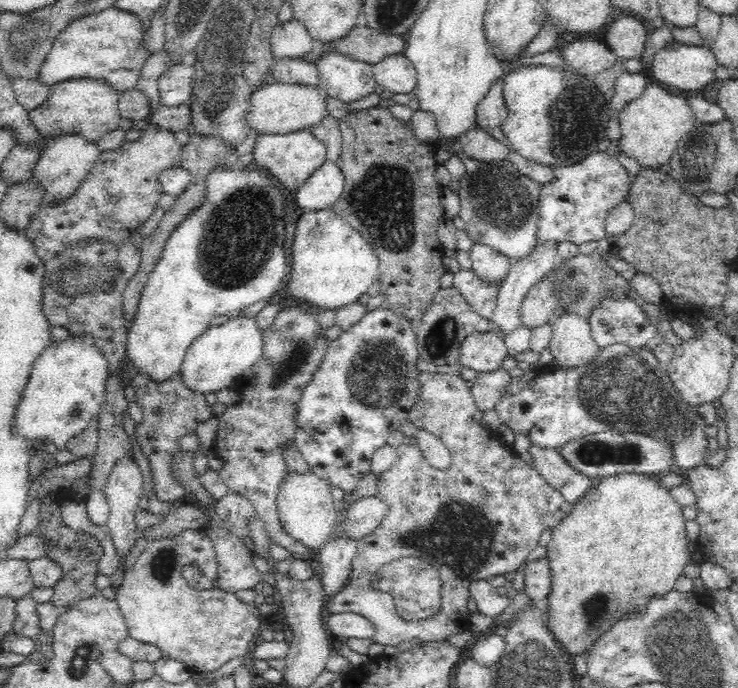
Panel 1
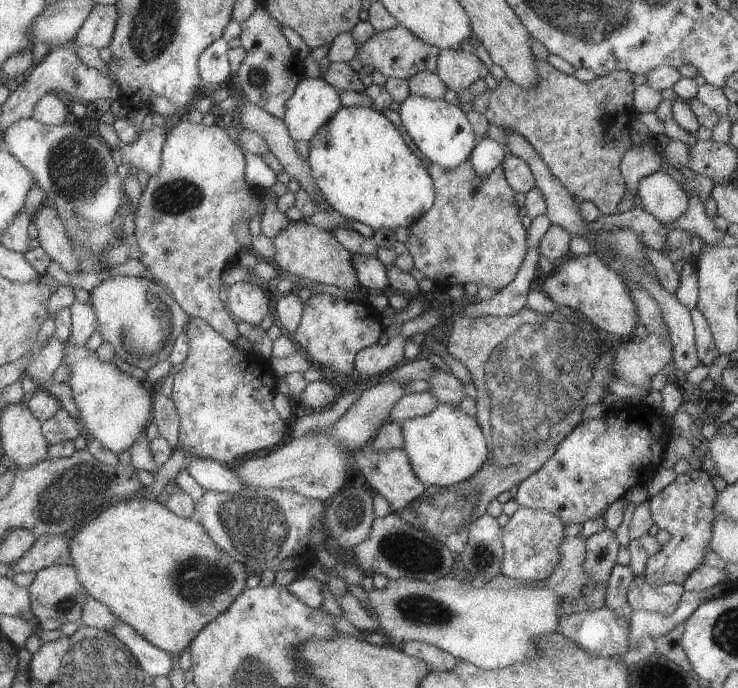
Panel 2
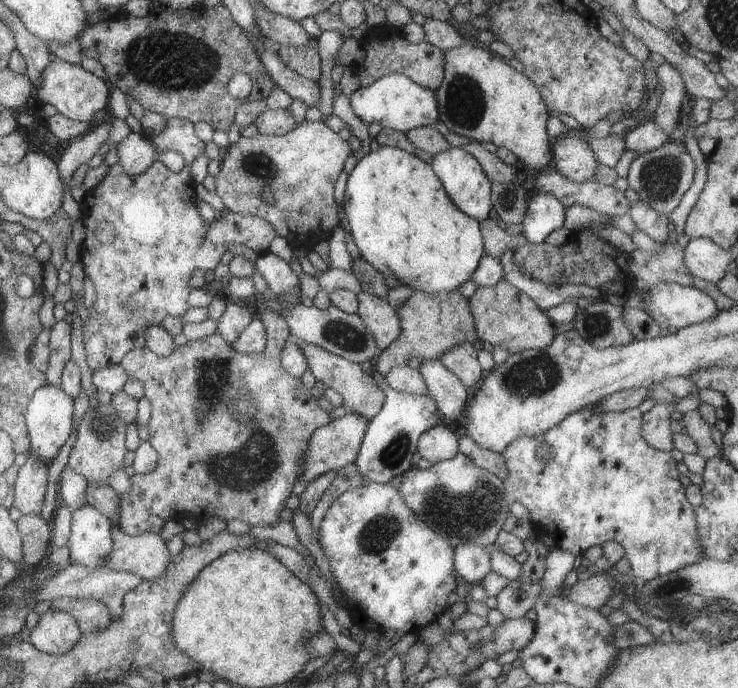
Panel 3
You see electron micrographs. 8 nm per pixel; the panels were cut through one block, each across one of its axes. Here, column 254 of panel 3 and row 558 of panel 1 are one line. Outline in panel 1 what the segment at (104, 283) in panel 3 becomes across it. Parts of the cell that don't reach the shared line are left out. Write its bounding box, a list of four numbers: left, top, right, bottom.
[186,523,262,593]

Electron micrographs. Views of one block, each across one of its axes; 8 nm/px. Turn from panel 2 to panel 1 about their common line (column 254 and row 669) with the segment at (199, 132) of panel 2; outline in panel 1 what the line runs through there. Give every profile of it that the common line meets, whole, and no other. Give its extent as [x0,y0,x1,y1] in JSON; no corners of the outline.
[115,529,261,672]

